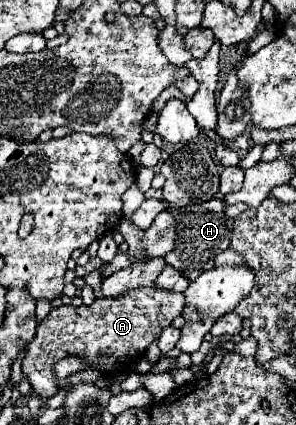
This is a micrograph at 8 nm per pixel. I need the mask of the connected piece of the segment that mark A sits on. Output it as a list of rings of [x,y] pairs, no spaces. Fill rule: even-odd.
[[[148,285],[134,289],[118,299],[96,299],[90,307],[62,305],[58,309],[52,309],[48,317],[38,325],[36,337],[28,343],[28,351],[22,361],[22,373],[30,381],[32,391],[42,399],[50,399],[58,393],[52,369],[54,363],[64,359],[66,355],[78,355],[90,369],[98,367],[102,369],[104,377],[114,379],[120,373],[132,371],[136,361],[144,357],[146,347],[154,343],[176,317],[182,315],[182,307],[182,293]]]

